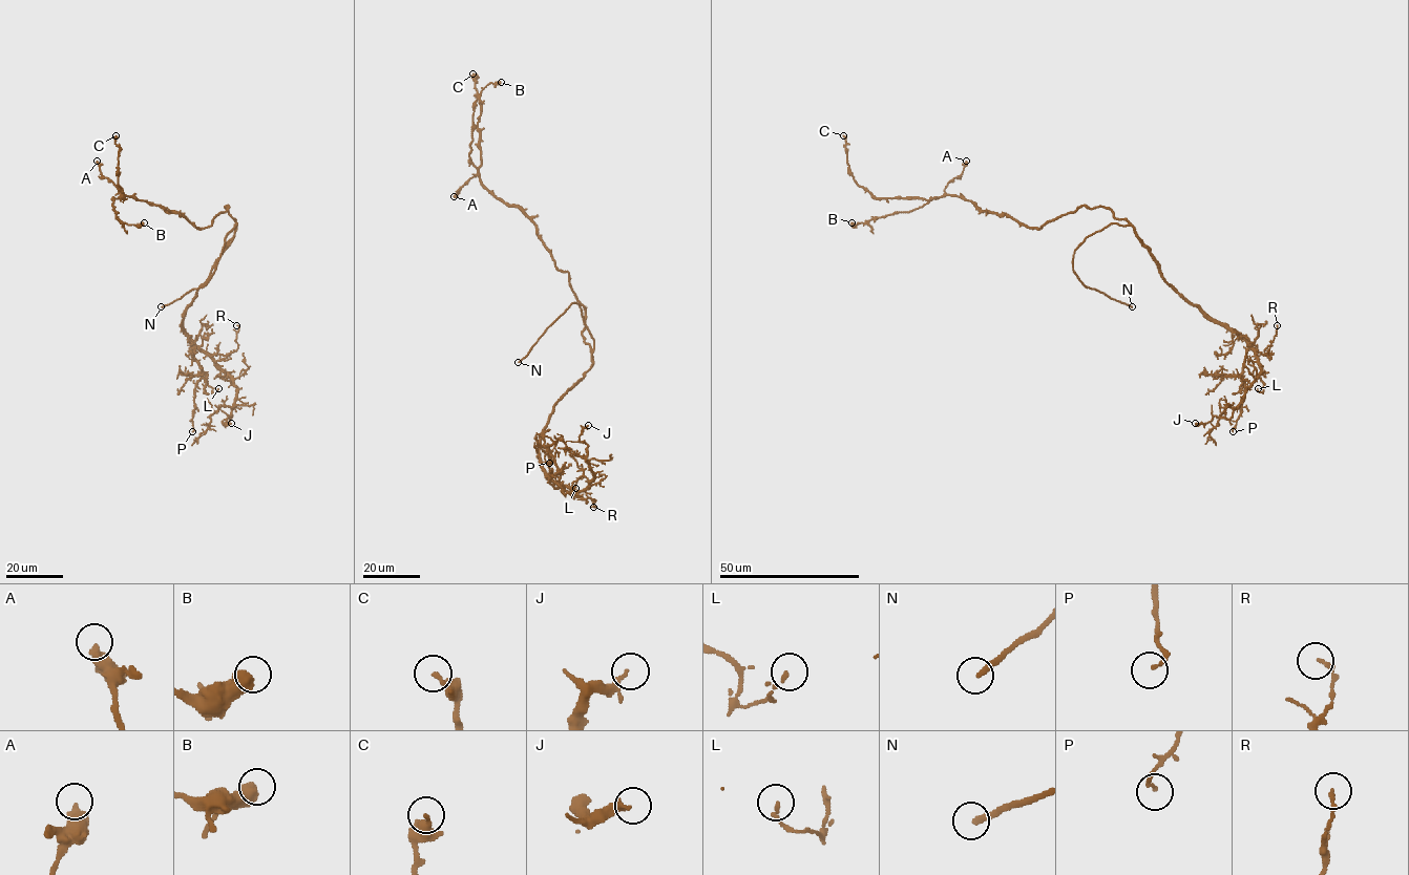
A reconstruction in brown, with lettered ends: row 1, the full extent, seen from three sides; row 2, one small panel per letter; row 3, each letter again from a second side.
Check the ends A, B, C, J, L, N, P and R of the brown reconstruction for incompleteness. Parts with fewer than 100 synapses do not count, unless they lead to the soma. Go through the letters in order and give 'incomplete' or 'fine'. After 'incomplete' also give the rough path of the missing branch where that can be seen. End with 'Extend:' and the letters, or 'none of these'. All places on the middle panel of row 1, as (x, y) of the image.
A: fine
B: fine
C: fine
J: fine
L: fine
N: incomplete; course (518, 362), (509, 369), (509, 379)
P: fine
R: fine
Extend: N

